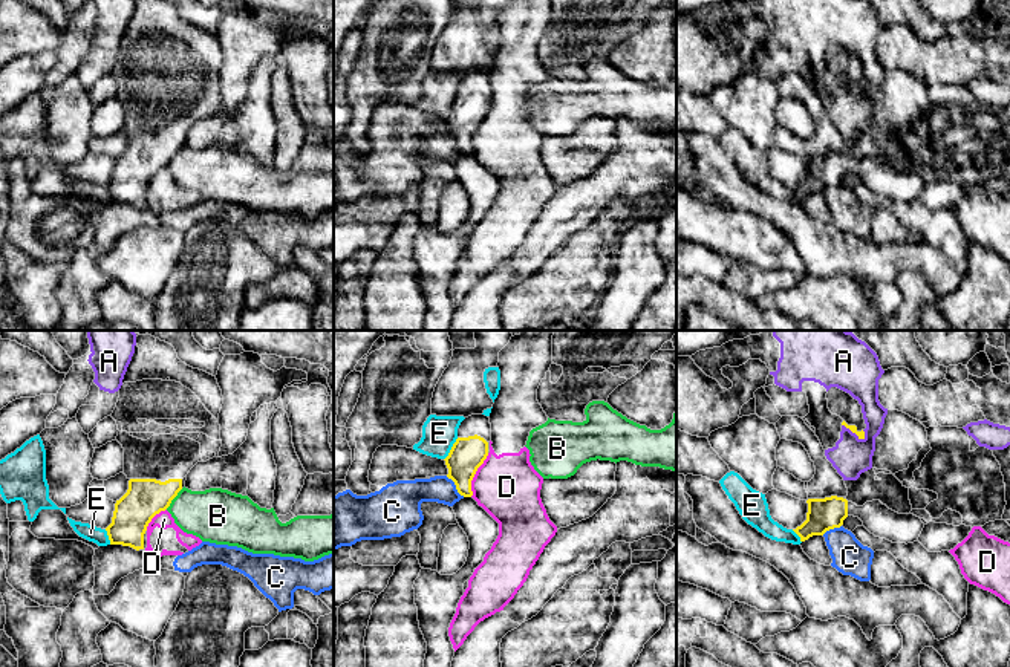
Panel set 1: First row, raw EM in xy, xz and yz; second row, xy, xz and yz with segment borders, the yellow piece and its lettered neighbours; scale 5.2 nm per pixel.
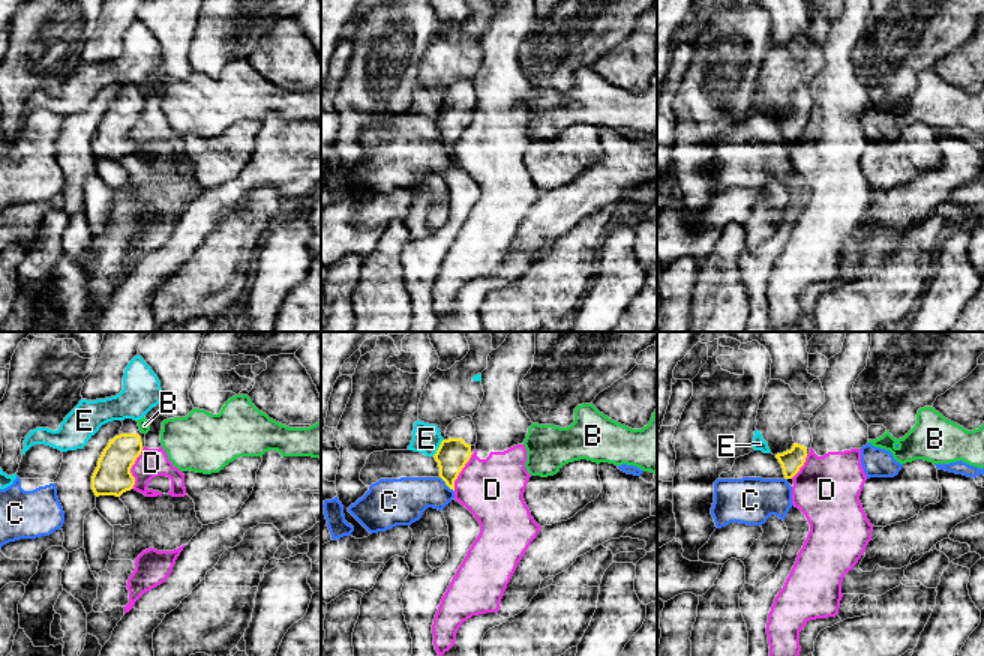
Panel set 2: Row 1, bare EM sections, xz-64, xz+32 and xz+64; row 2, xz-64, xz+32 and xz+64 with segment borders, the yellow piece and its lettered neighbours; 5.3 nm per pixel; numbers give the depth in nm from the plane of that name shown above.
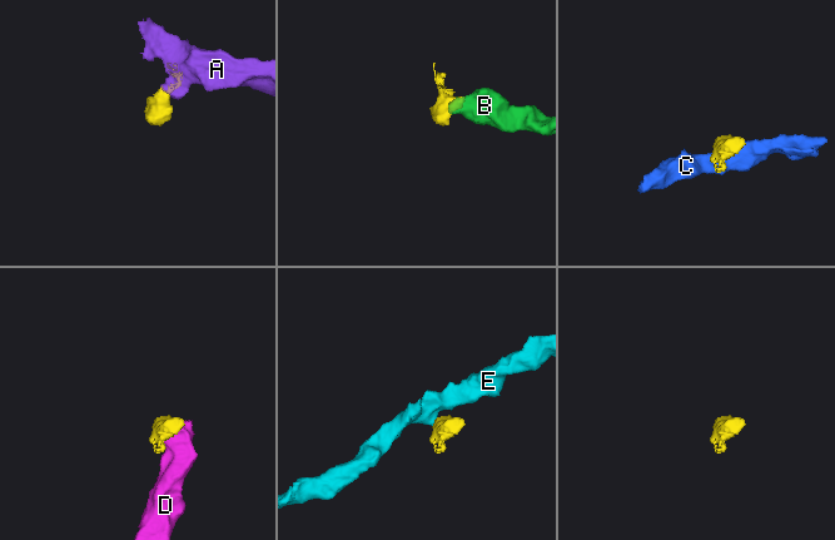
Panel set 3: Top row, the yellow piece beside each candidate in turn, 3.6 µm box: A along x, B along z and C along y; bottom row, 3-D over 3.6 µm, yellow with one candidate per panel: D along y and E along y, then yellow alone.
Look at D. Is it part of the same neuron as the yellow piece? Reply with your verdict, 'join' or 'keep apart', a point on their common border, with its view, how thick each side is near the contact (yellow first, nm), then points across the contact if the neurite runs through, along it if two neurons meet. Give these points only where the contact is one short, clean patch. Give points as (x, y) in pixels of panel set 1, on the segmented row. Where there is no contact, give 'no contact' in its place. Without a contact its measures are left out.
keep apart; meets yellow in xz at (475, 473); 180 nm thick on the yellow side, 340 nm on the other; border along xz (488, 453), (472, 481), (470, 496)

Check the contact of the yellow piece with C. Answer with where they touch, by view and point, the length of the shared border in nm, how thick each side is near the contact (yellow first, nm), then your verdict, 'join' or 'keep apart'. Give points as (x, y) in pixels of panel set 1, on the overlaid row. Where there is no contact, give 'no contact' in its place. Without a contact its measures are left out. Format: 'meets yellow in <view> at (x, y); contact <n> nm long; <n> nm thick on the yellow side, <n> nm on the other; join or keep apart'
meets yellow in xz at (456, 487); contact 150 nm long; 180 nm thick on the yellow side, 150 nm on the other; keep apart

